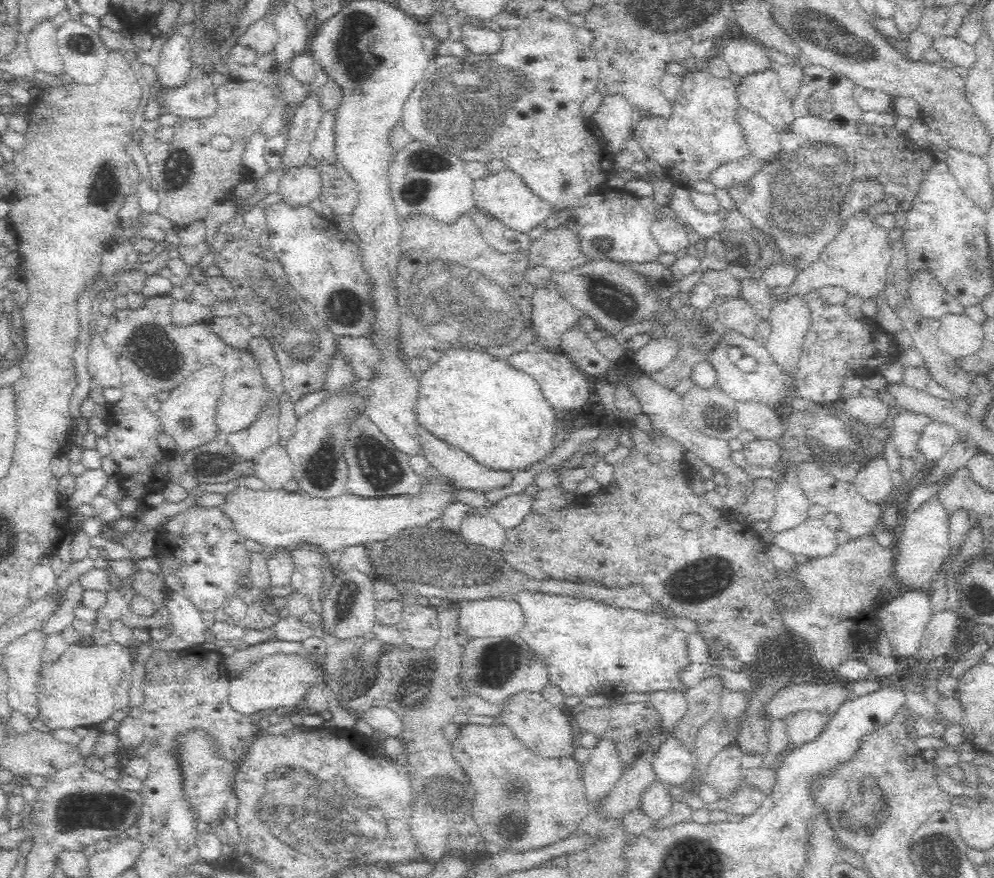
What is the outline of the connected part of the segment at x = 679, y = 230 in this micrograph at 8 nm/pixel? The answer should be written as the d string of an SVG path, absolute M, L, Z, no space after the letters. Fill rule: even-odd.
M664 215L660 220L655 220L650 231L663 252L676 253L682 248L692 246L683 226L673 221L670 216Z

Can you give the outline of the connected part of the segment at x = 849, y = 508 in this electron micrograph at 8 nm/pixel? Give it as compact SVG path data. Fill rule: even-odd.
M802 463L798 470L796 470L798 486L802 494L810 501L810 504L820 504L824 506L826 512L836 514L841 520L841 530L849 534L851 540L854 538L861 539L873 535L879 528L881 528L883 511L866 501L858 492L852 483L844 484L834 477L822 472L814 463Z

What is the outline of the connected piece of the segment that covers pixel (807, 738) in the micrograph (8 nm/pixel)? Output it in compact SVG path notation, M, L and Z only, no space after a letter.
M812 711L791 713L782 716L780 720L784 720L788 749L801 747L803 744L813 741L828 721L826 717Z

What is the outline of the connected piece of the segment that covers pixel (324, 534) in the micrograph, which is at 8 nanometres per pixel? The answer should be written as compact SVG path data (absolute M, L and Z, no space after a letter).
M442 475L438 477L427 478L421 476L422 486L416 494L406 494L393 497L382 498L362 498L346 492L339 497L330 500L310 498L308 495L300 492L286 491L285 488L280 490L250 490L243 484L236 487L232 492L224 493L224 504L218 508L226 521L230 521L234 532L244 540L250 539L264 546L278 546L291 548L296 543L313 543L314 546L320 546L325 552L344 551L349 546L363 545L366 546L371 542L380 542L386 540L389 536L399 533L401 530L414 527L426 527L431 520L441 518L444 511L454 503L457 503L462 489L457 489Z

